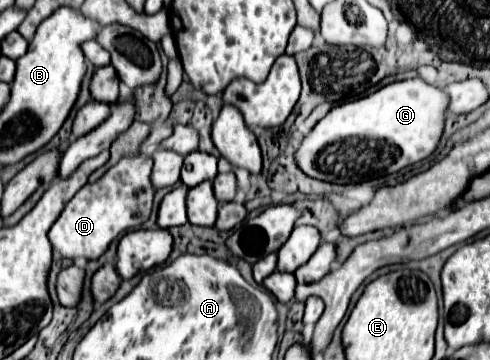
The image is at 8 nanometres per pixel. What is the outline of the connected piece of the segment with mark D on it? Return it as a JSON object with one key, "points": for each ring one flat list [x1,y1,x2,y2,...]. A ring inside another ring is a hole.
{"points":[[162,122,158,128,152,128,150,136,144,144,140,144,138,152,124,156,114,168,110,168,100,180,94,184,86,184,78,190,78,194,64,206,62,214,54,222,48,232,48,238,64,258,86,258,96,260,100,258,108,244,120,236,122,232,140,228,152,212,152,200,156,188,150,182,152,174,152,150,162,146,166,138,172,136,176,122]]}

